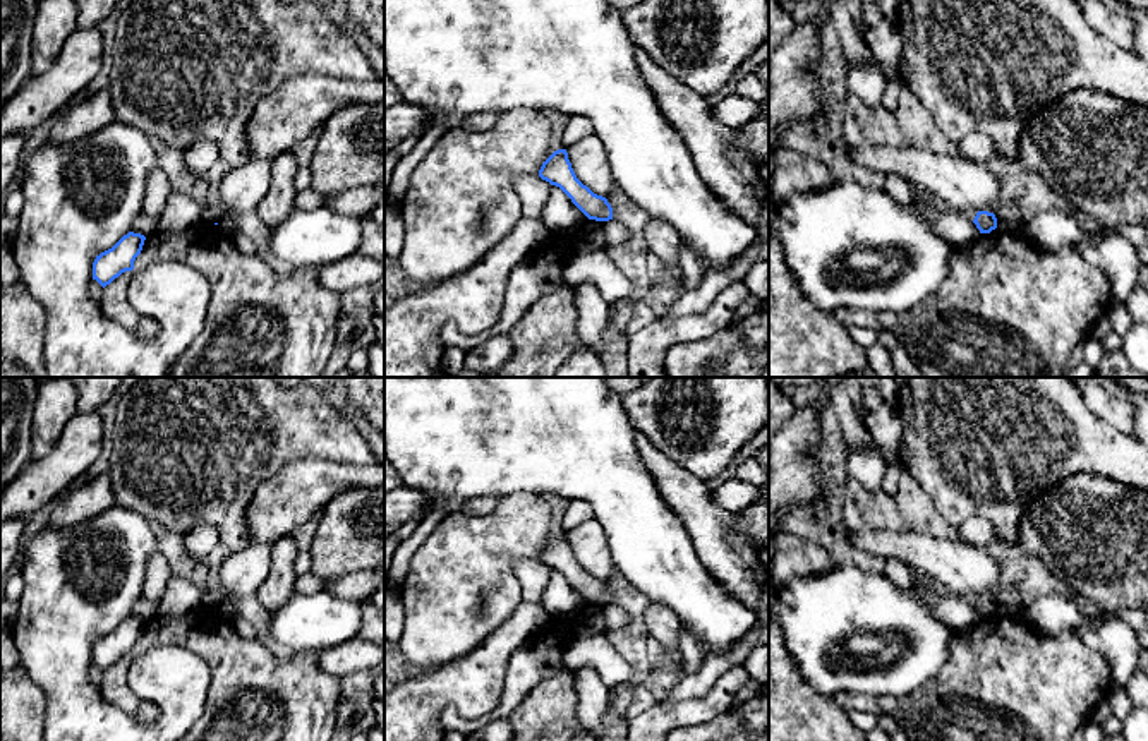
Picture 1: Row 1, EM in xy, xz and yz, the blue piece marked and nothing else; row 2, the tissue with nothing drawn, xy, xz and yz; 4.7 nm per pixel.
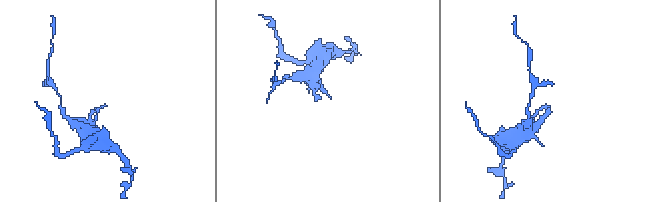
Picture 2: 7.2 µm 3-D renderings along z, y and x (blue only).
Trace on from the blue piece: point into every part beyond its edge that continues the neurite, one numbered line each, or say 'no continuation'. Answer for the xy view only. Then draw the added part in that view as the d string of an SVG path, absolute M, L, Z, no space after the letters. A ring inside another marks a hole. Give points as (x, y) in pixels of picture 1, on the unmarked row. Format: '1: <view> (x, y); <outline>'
no continuation

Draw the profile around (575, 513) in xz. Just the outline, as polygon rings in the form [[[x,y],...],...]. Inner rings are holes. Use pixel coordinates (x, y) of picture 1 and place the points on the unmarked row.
[[[570,501],[566,503],[565,513],[559,521],[559,528],[563,533],[568,533],[590,518],[592,518],[592,508],[587,503]]]

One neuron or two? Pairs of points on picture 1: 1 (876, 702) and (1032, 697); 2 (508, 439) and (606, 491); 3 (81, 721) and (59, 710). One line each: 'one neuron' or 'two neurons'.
1: one neuron
2: one neuron
3: one neuron

